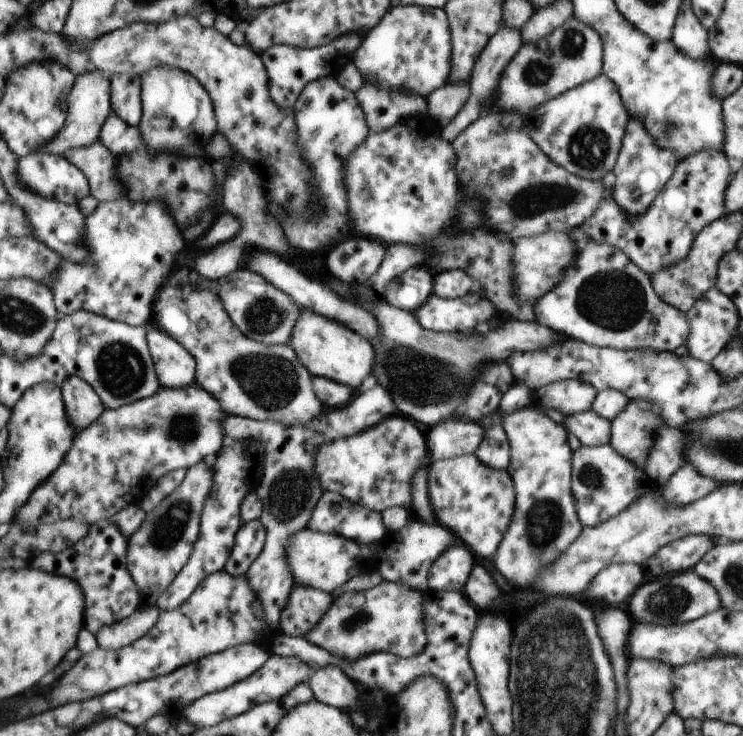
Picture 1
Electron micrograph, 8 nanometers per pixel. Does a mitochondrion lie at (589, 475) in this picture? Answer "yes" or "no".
yes

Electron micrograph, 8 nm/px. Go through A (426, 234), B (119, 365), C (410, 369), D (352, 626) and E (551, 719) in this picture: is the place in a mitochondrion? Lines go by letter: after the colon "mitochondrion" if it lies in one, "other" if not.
A: other
B: mitochondrion
C: mitochondrion
D: mitochondrion
E: mitochondrion

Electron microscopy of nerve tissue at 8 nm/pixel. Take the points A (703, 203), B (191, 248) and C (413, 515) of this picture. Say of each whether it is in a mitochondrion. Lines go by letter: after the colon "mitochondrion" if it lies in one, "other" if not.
A: mitochondrion
B: other
C: other

